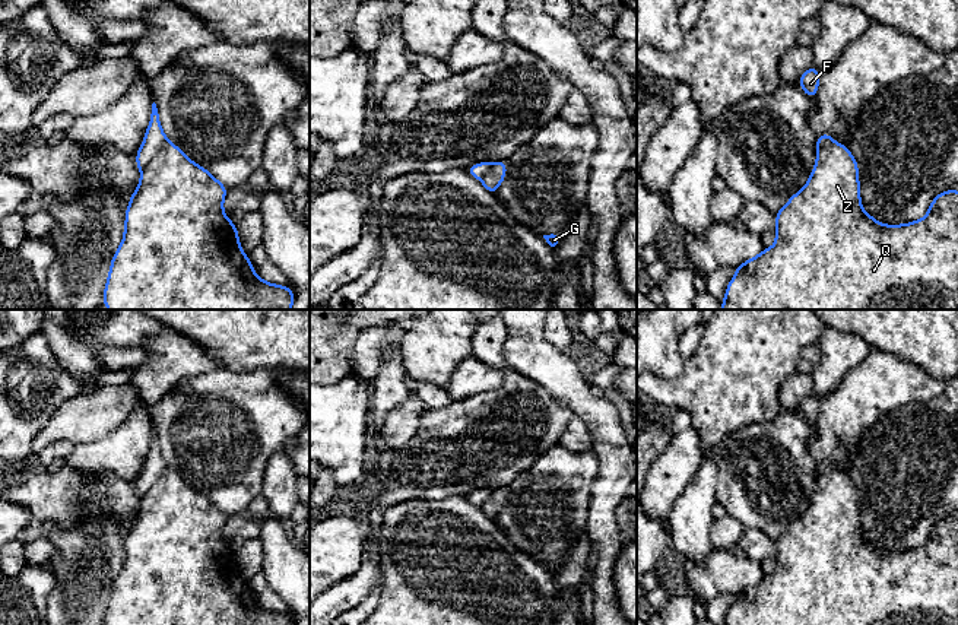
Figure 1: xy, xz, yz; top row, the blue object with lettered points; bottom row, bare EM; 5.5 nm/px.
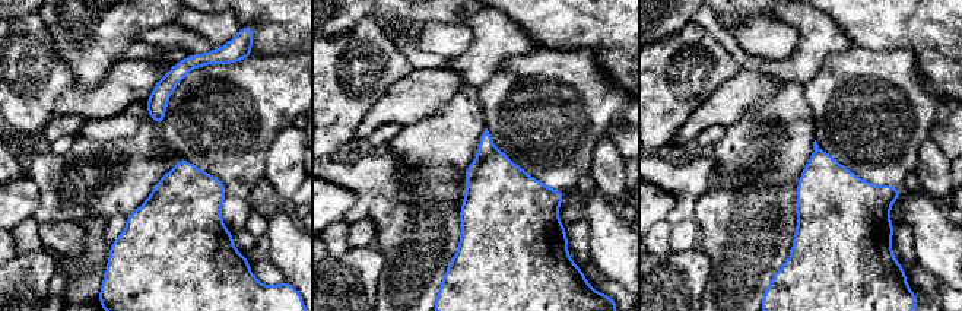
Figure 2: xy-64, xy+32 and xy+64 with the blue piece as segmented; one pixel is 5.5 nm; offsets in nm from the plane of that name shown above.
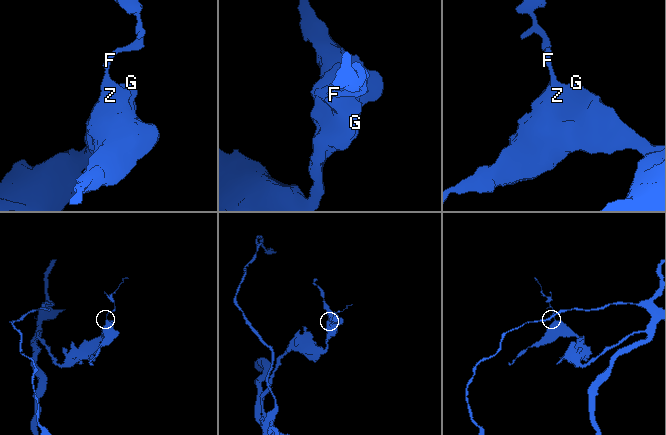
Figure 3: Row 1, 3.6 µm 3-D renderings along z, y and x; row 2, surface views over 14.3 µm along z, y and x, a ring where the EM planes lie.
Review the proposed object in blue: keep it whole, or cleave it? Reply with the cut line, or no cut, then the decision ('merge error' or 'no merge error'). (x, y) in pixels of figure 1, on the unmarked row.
cut in xy along (167, 468), (142, 498); merge error

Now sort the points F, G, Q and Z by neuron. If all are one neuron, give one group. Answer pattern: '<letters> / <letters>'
F / G Q Z

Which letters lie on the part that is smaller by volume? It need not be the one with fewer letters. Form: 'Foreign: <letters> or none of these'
Foreign: F

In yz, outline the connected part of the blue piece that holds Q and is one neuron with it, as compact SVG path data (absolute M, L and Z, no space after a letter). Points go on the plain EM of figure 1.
M832 469L816 473L816 491L805 514L774 540L777 546L775 571L764 575L756 584L746 587L737 596L726 615L724 625L958 625L958 517L945 517L930 530L926 543L903 552L884 552L862 534L859 494L846 472Z

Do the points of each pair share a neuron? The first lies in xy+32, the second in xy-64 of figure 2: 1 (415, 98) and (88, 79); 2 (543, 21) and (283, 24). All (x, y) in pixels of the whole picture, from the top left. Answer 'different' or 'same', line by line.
1: different
2: same

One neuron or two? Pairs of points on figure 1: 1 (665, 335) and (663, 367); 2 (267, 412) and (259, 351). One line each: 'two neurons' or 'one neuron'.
1: one neuron
2: two neurons

